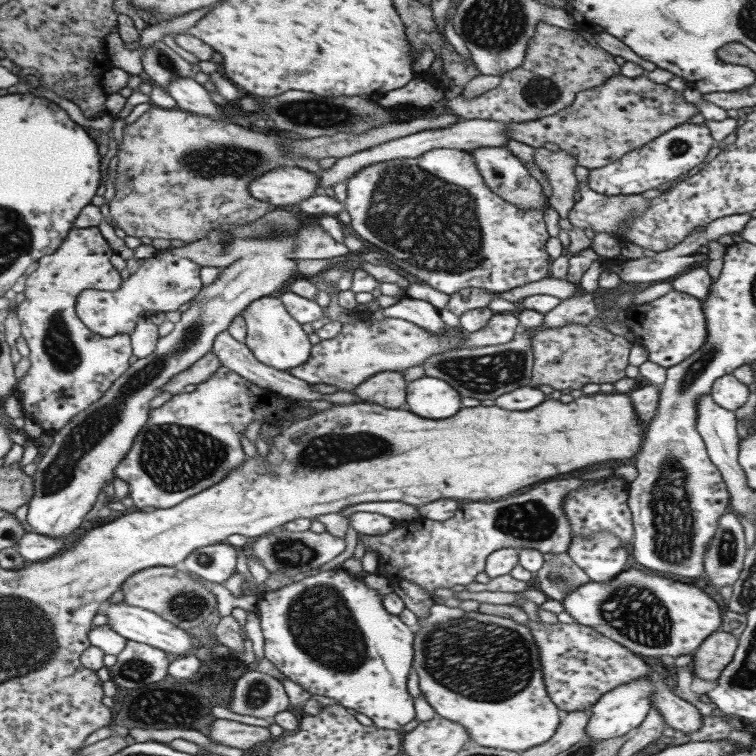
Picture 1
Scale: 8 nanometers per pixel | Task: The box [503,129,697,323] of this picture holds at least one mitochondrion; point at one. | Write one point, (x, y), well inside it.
(679, 147)

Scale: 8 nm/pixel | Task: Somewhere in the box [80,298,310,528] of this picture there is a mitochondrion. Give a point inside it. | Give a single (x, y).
(163, 449)

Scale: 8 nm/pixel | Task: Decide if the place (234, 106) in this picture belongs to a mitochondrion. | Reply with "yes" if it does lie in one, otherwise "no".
no

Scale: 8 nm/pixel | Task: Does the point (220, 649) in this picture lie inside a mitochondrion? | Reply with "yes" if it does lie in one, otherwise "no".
no

